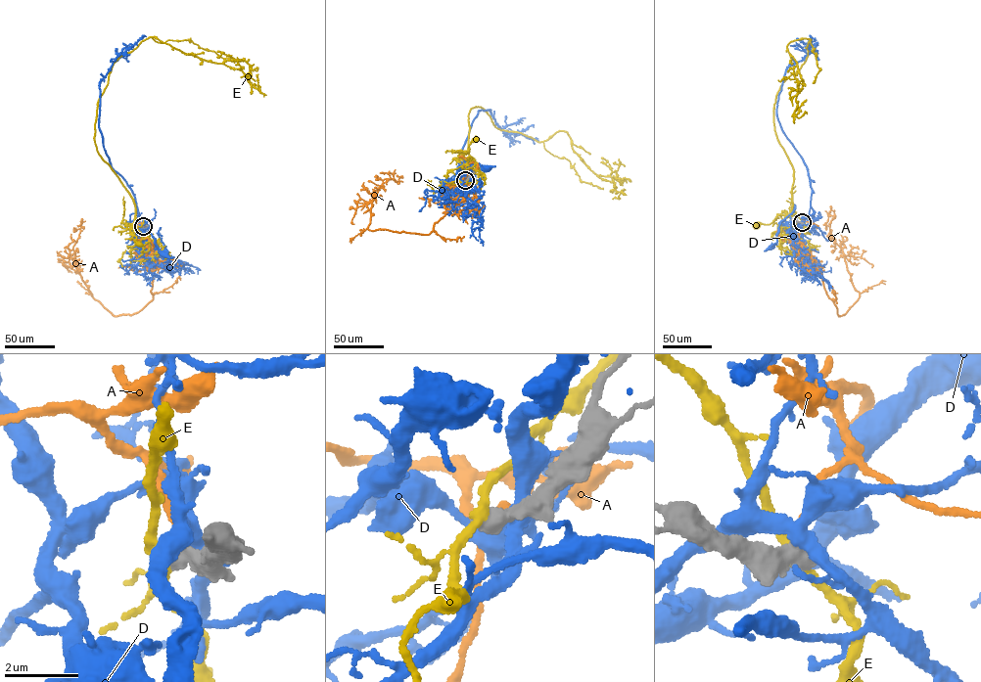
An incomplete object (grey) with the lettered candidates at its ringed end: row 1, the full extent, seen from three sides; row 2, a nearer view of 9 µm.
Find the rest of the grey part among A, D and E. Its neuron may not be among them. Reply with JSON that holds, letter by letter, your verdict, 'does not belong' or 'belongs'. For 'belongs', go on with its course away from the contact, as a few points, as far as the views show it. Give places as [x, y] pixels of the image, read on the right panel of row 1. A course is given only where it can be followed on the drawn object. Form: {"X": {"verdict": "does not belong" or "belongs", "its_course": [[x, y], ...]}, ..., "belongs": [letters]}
{"A": {"verdict": "belongs", "its_course": [[802, 222], [798, 240], [841, 316], [860, 295], [830, 233], [831, 206]]}, "D": {"verdict": "does not belong"}, "E": {"verdict": "does not belong"}, "belongs": ["A"]}

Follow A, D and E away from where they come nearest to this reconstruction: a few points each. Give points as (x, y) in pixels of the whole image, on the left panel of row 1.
A: (143, 226), (135, 235), (151, 251), (153, 298), (113, 315), (78, 272), (72, 249), (82, 218)
D: (143, 227), (139, 235), (132, 230), (130, 215), (134, 213), (144, 218), (163, 253)
E: (143, 227), (143, 219), (140, 227), (131, 228), (135, 232), (134, 241), (138, 244)

